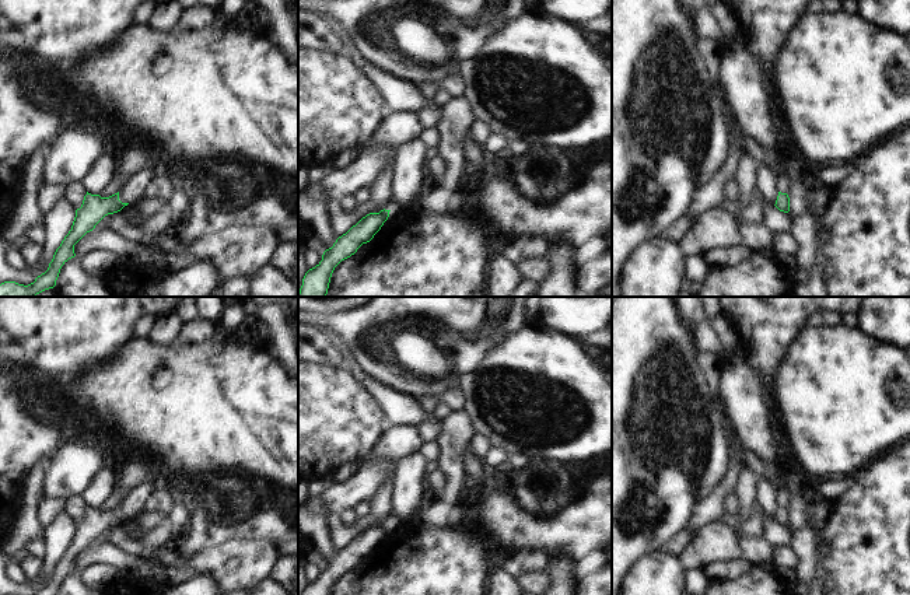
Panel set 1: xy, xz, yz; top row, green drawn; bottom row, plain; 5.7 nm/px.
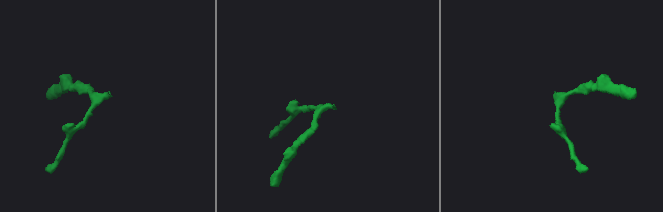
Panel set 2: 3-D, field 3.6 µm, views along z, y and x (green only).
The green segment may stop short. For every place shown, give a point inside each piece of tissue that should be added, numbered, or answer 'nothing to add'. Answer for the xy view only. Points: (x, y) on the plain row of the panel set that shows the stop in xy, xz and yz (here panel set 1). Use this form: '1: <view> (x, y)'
1: xy (132, 504)

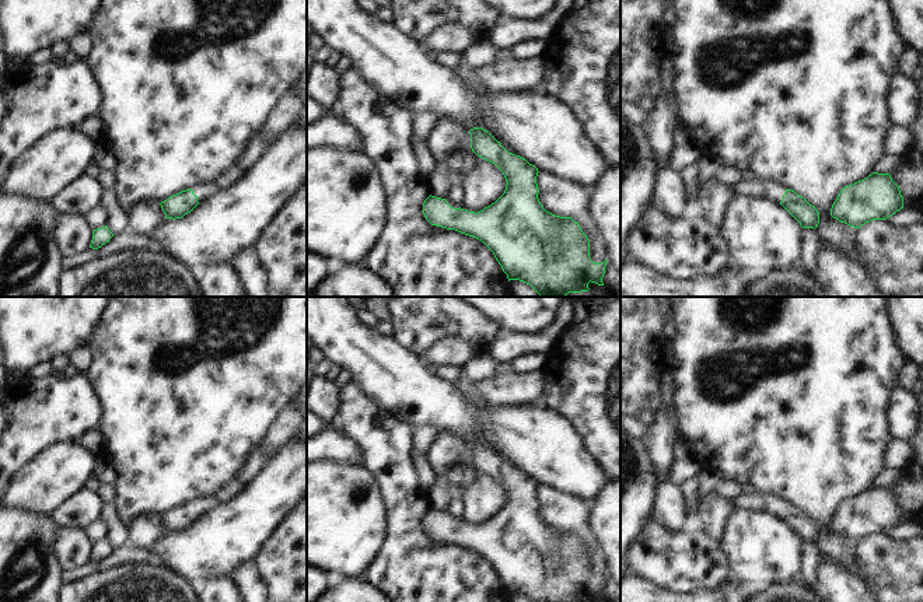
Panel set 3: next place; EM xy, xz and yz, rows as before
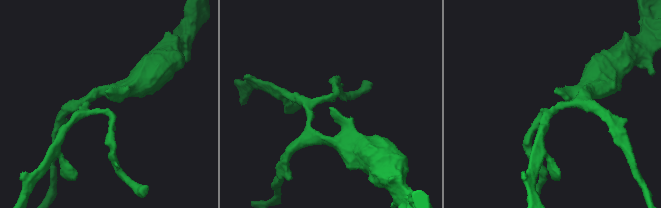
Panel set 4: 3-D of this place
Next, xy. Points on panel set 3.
1: xy (205, 504)

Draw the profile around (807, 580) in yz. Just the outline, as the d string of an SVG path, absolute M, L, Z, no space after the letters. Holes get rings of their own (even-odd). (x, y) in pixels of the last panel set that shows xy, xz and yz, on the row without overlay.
M804 542L801 557L801 573L797 578L798 585L805 591L819 591L818 588L818 563L821 549L814 542Z

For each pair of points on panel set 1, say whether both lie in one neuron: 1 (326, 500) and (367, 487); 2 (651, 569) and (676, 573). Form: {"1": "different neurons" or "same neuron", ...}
{"1": "same neuron", "2": "same neuron"}

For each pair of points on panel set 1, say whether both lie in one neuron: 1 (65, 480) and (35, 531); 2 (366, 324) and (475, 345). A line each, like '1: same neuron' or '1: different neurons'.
1: different neurons
2: same neuron

